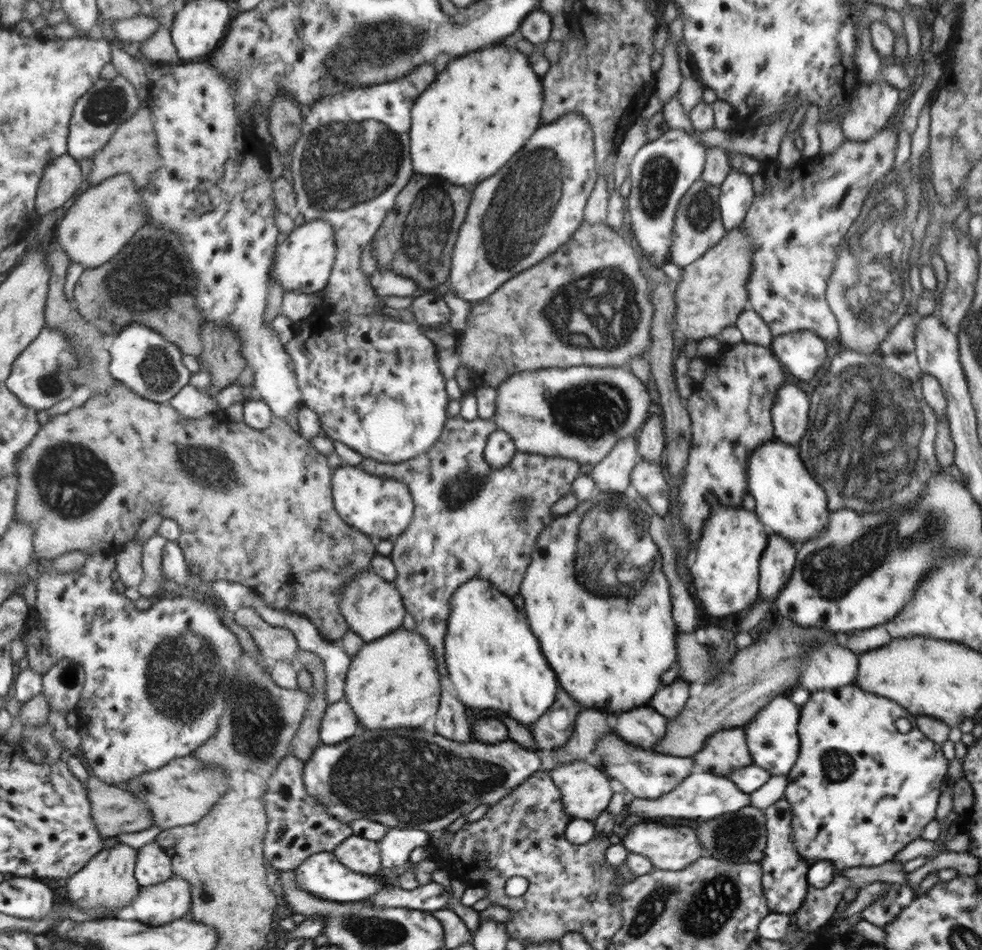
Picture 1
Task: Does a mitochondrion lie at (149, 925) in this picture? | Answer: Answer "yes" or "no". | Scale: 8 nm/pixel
no

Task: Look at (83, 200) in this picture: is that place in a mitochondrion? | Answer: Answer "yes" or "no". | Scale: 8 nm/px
no

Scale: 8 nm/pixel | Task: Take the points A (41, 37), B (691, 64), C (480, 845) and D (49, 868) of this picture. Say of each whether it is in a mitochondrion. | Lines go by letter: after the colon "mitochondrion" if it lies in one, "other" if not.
A: other
B: other
C: other
D: other

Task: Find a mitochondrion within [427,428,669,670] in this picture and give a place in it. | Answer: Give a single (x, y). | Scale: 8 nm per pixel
(612, 529)

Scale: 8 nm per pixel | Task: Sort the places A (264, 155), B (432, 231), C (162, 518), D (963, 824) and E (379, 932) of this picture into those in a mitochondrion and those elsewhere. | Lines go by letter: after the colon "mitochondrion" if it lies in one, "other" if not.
A: other
B: mitochondrion
C: other
D: other
E: mitochondrion

